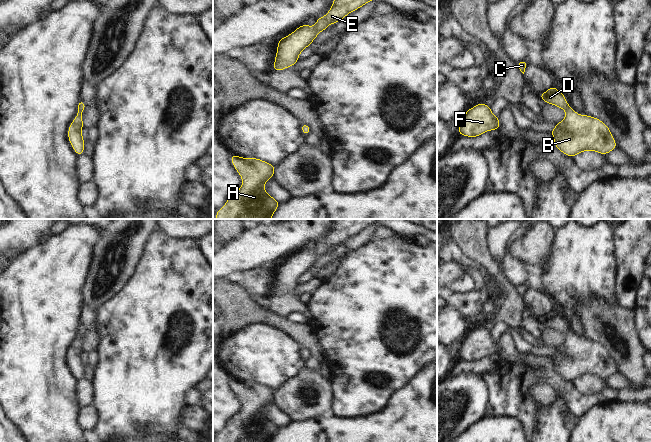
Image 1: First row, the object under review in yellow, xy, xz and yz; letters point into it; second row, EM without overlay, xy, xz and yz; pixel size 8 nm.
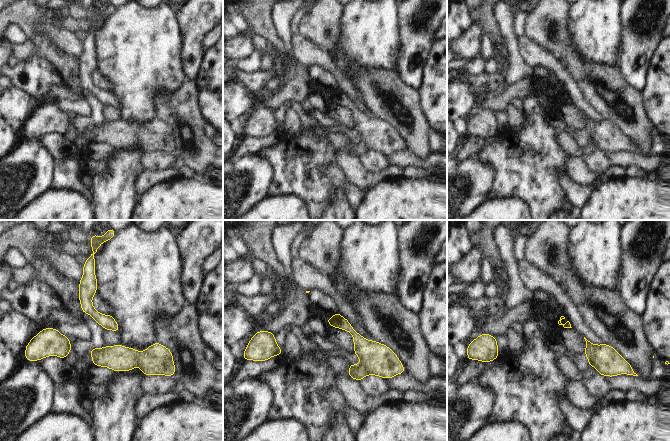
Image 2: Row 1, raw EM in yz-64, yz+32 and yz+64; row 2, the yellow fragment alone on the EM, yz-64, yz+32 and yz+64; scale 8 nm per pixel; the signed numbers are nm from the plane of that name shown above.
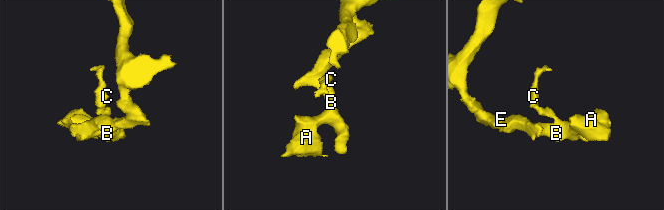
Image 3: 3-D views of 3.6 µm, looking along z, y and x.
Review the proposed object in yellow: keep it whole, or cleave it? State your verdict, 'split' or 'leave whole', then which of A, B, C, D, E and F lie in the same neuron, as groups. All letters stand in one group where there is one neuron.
leave whole | A B C D E F

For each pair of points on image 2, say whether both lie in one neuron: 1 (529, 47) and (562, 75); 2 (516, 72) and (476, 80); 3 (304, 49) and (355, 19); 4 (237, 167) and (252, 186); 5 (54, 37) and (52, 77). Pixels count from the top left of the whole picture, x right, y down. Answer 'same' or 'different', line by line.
1: same
2: different
3: different
4: same
5: different

